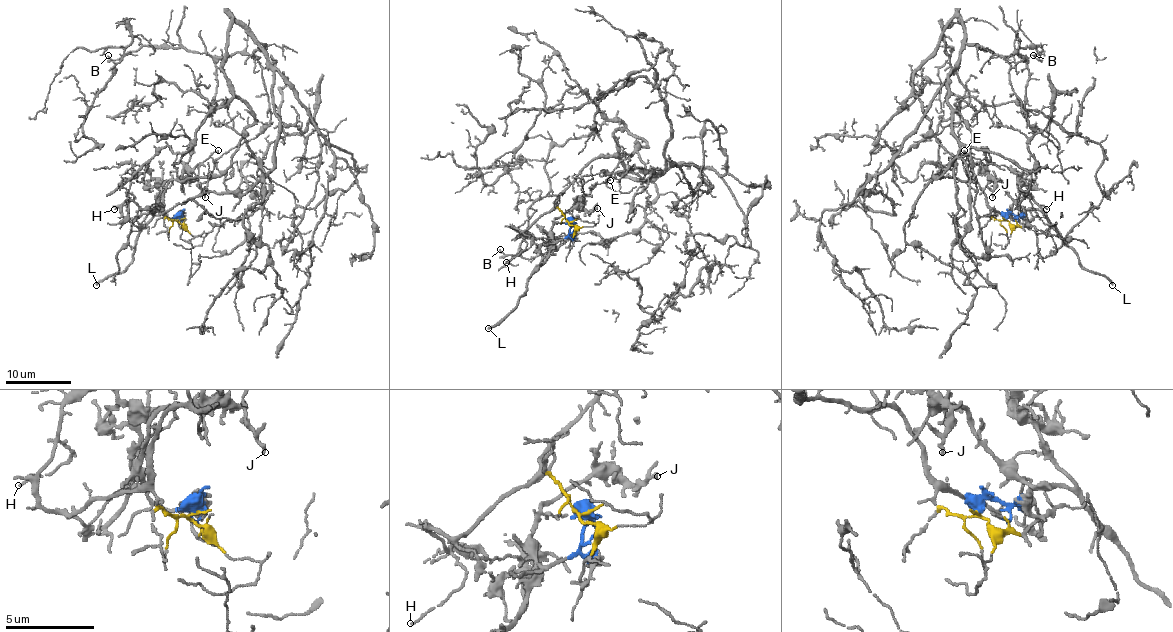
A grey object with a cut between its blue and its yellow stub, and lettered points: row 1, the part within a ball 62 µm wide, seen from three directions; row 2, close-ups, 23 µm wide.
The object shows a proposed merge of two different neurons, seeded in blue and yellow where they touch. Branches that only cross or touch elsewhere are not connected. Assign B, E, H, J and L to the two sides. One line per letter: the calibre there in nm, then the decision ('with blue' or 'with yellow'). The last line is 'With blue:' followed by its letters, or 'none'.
B: 90 nm | with yellow
E: 120 nm | with blue
H: 100 nm | with yellow
J: 140 nm | with blue
L: 240 nm | with blue
With blue: E, J, L

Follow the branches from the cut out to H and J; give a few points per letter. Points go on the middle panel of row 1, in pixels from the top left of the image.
H: (571, 222), (555, 205), (524, 230), (514, 227), (527, 246), (506, 263)
J: (571, 222), (570, 233), (555, 241), (552, 227), (560, 215), (573, 209), (597, 209)

